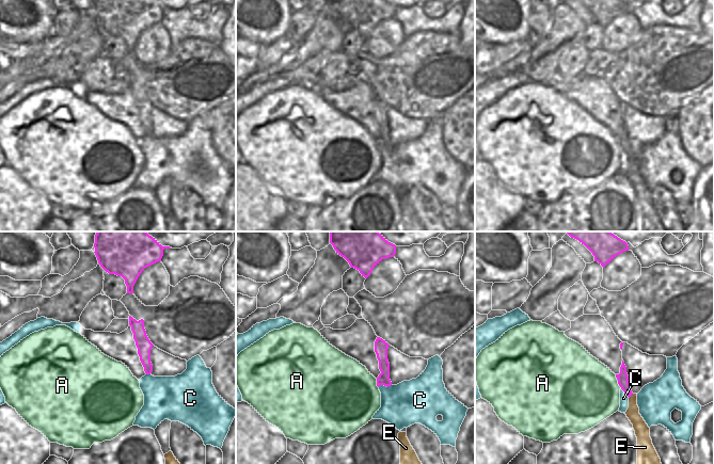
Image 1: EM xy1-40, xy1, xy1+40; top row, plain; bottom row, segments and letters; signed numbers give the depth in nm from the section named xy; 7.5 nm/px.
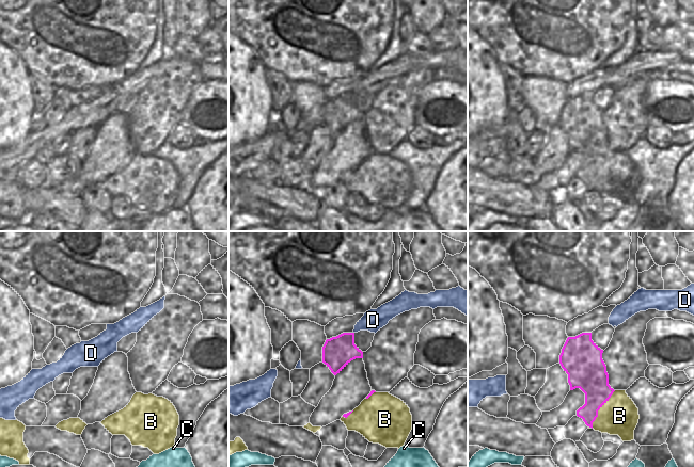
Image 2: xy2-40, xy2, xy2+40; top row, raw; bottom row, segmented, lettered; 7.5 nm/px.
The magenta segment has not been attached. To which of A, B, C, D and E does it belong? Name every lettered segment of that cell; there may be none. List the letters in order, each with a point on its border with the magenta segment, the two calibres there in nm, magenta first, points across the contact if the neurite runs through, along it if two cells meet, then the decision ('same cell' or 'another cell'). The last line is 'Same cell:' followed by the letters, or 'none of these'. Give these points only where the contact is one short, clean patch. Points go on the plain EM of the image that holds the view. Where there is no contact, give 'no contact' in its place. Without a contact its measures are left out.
A: meets magenta in xy1+40 at (618, 142); 90 nm thick on the magenta side, 480 nm on the other; border along xy1+40 (615, 136), (621, 148); another cell
B: meets magenta in xy2+40 at (599, 170); 240 nm thick on the magenta side, 280 nm on the other; border along xy2+40 (615, 151), (598, 172), (598, 177), (593, 183), (592, 189); another cell
C: meets magenta in xy1 at (384, 146); 90 nm thick on the magenta side, 320 nm on the other; border along xy1 (391, 145), (378, 147); another cell
D: no contact; another cell
E: meets magenta in xy1+40 at (631, 156); 90 nm thick on the magenta side, 110 nm on the other; runs through xy1+40 (622, 139), (623, 145), (631, 156), (633, 176), (639, 187); same cell
Same cell: E

